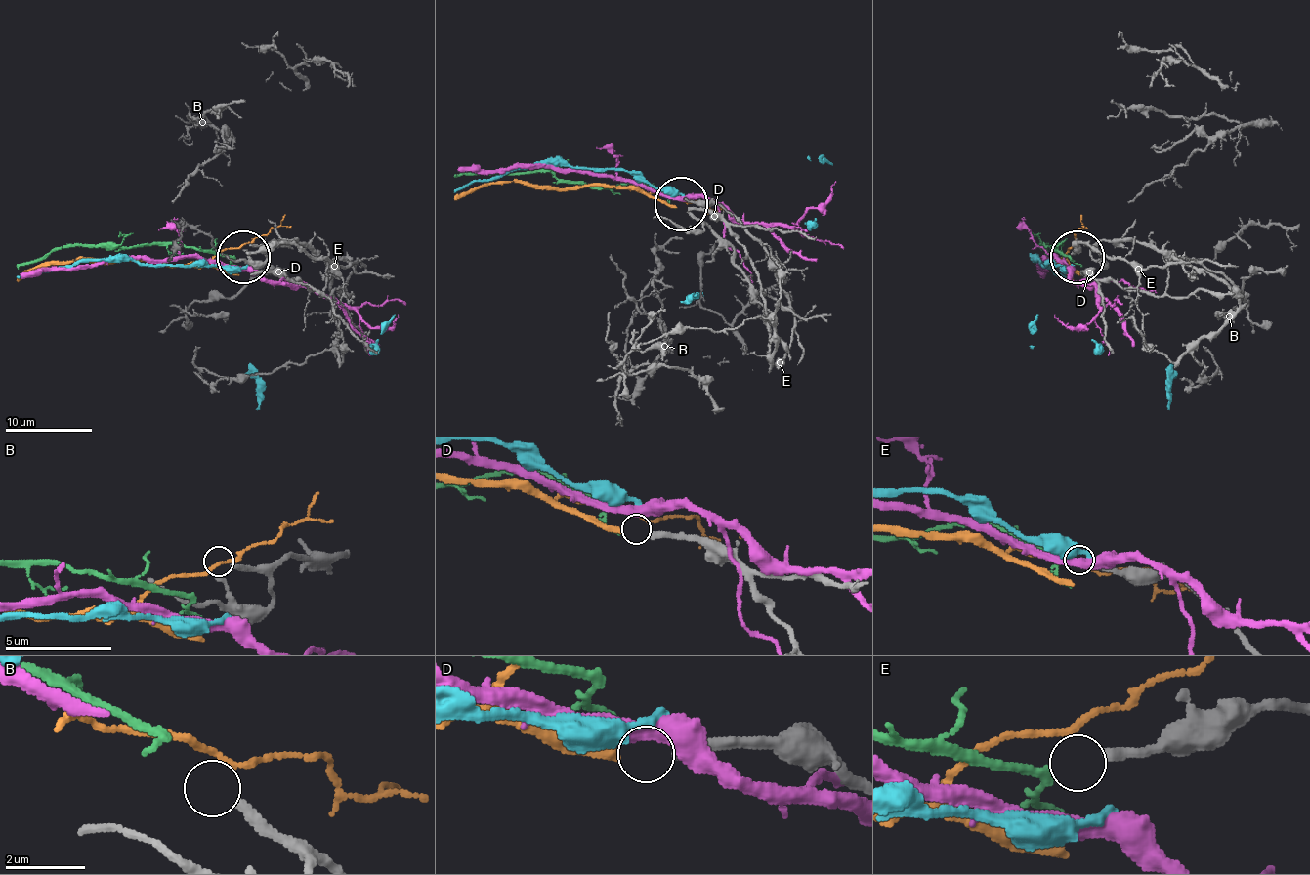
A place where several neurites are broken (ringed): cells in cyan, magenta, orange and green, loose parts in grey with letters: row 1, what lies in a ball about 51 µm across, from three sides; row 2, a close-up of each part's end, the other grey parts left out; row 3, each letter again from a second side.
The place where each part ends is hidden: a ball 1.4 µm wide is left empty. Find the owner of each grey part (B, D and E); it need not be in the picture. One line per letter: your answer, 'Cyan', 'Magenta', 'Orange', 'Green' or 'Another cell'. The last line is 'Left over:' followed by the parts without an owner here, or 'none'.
B: Another cell
D: Orange
E: Green
Left over: B

